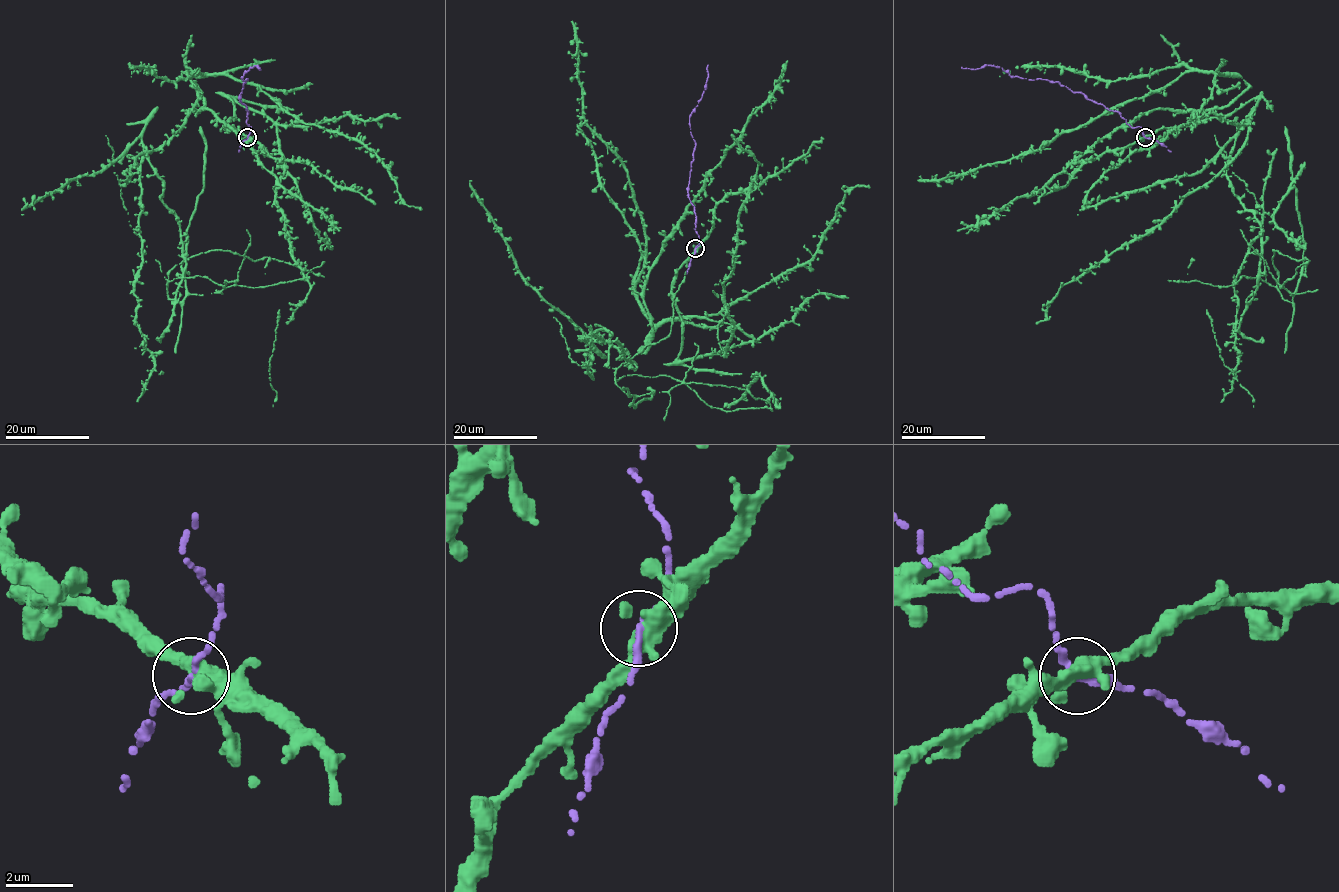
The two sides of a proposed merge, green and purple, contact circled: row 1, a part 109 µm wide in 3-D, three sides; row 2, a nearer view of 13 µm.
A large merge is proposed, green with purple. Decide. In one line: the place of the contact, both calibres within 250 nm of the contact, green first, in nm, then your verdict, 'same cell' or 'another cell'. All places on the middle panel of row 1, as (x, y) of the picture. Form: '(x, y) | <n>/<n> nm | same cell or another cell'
(695, 248) | 380/220 nm | same cell

